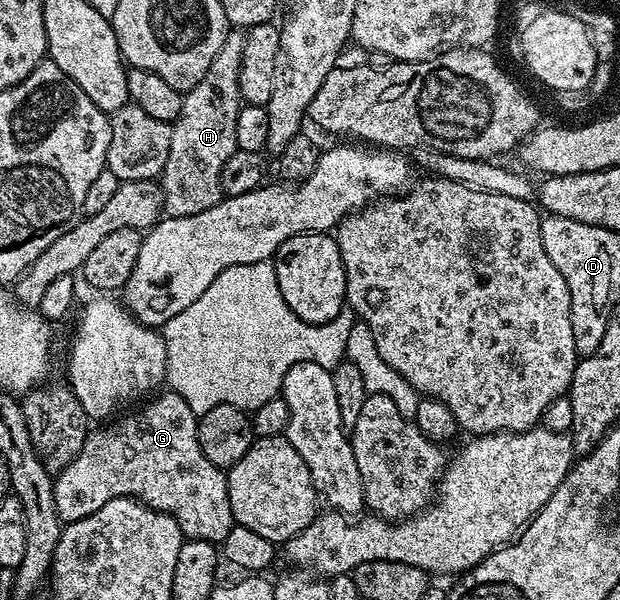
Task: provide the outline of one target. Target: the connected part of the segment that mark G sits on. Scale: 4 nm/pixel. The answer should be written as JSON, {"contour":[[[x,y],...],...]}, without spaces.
{"contour":[[[170,392],[156,393],[143,405],[138,407],[140,410],[136,414],[124,413],[100,425],[103,426],[100,430],[92,429],[78,456],[64,470],[54,475],[55,503],[60,522],[66,524],[81,520],[109,504],[109,500],[114,498],[136,498],[138,502],[144,502],[156,512],[165,512],[173,516],[173,520],[177,520],[181,528],[184,539],[192,538],[221,544],[237,523],[233,516],[233,508],[229,508],[226,473],[213,465],[205,456],[205,452],[201,452],[201,444],[197,440],[197,415],[193,408],[189,408],[189,404],[185,404],[181,396]]]}

